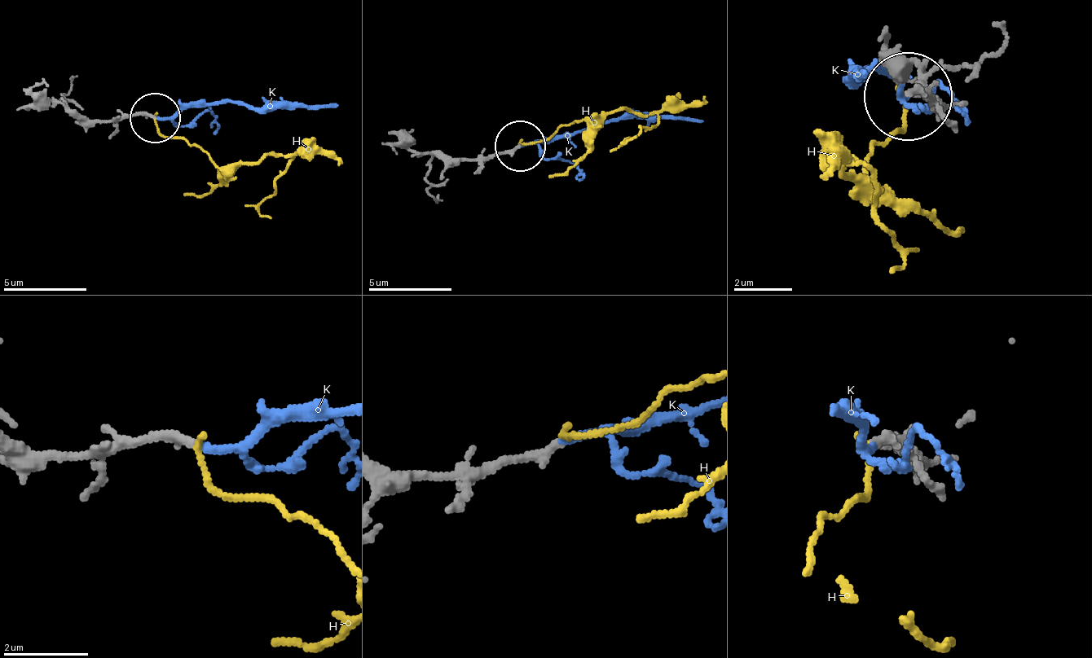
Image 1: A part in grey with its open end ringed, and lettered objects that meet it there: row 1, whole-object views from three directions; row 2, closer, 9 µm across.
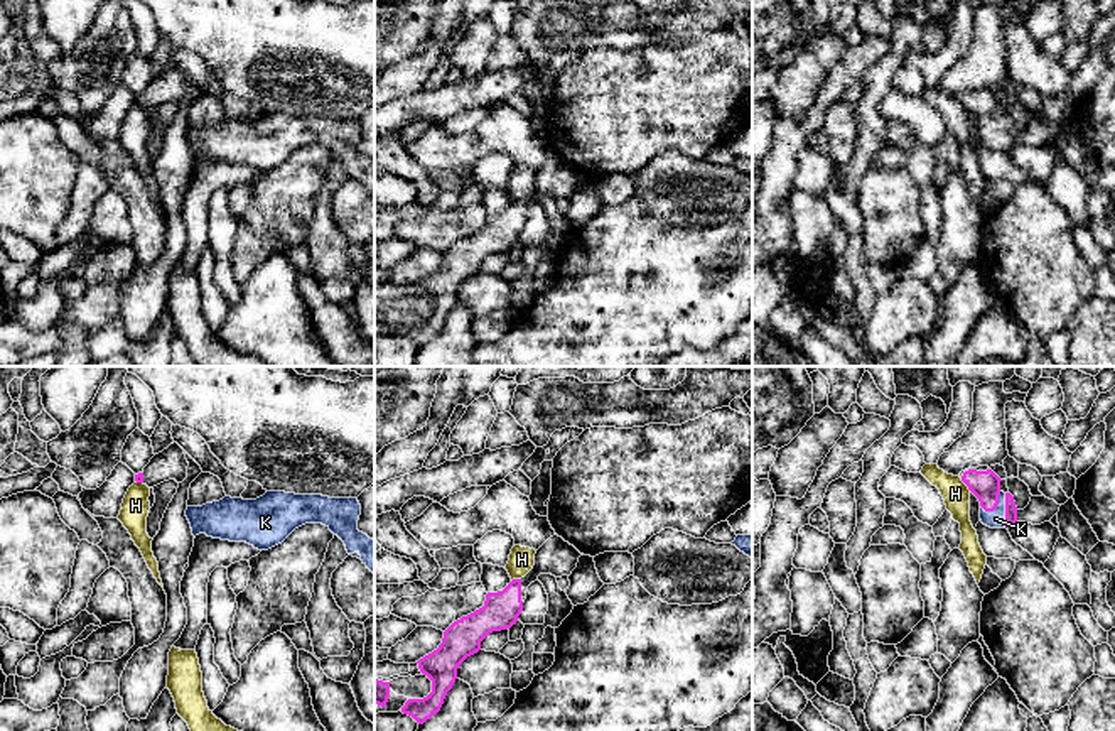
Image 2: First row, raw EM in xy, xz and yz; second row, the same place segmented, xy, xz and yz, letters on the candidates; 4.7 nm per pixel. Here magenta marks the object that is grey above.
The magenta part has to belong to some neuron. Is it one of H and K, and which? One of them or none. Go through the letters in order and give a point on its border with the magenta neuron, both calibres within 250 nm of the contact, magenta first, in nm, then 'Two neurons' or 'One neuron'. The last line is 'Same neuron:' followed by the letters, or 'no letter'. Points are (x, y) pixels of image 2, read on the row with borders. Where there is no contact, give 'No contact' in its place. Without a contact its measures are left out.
H: Touches magenta at yz (965, 483). Thickness 140 nm (magenta) against 130 nm. Two neurons
K: Touches magenta at yz (1006, 510). Thickness 60 nm (magenta) against 90 nm. One neuron
Same neuron: K

